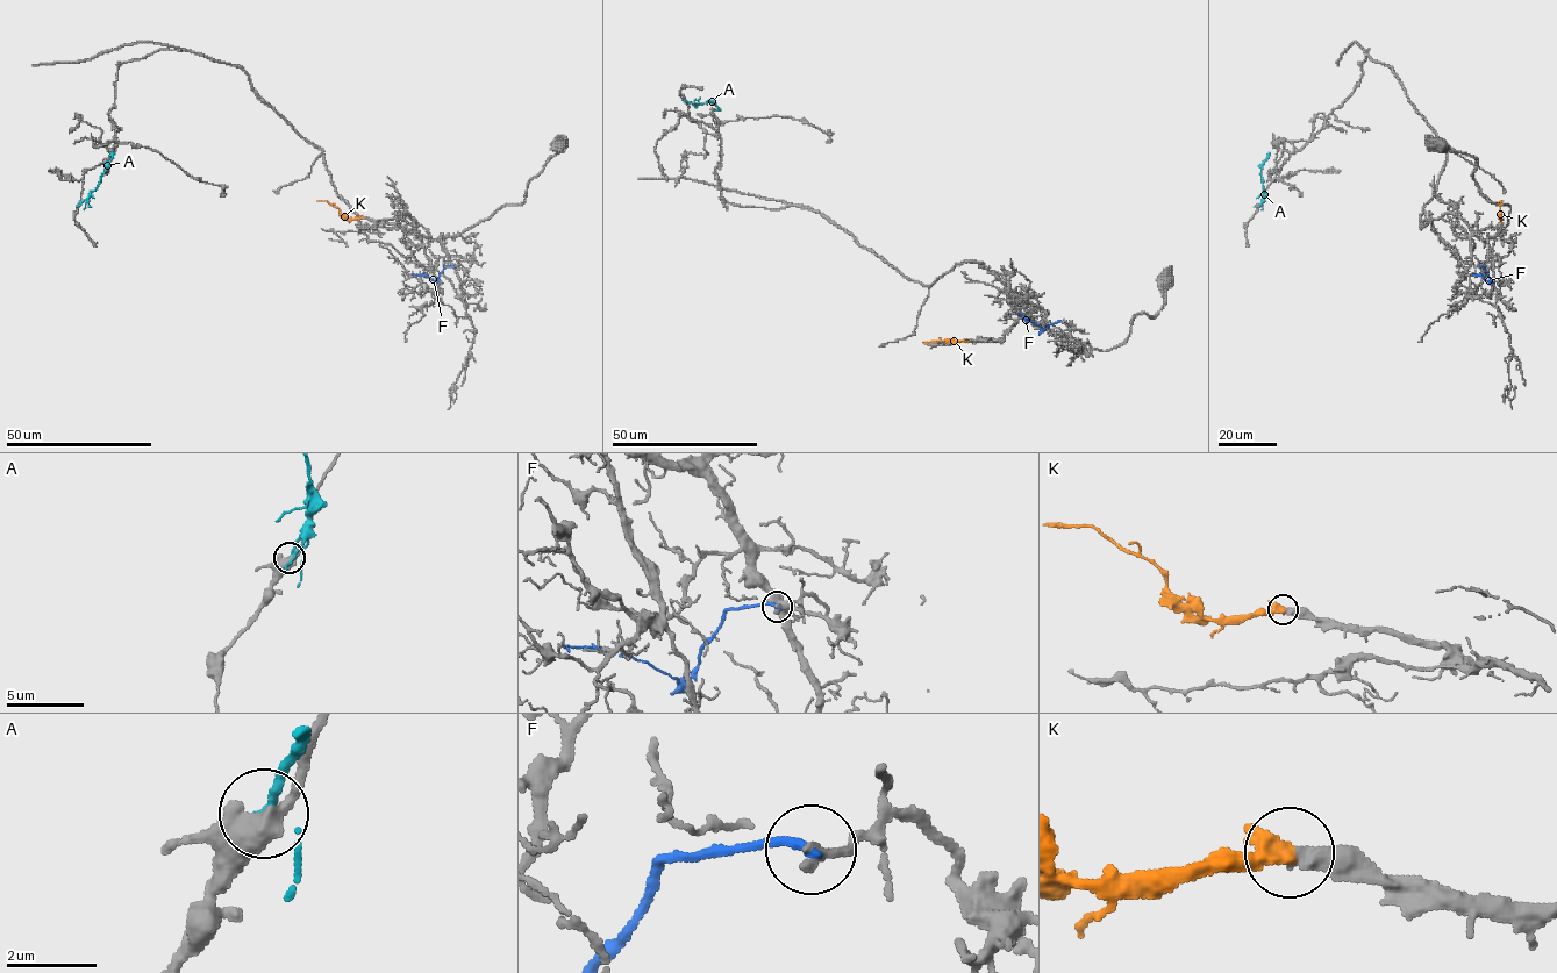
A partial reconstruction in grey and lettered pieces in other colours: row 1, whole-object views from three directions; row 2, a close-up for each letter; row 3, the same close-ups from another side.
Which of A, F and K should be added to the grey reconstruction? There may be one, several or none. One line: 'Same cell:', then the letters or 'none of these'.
Same cell: K

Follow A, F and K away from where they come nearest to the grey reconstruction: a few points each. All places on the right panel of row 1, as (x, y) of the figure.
A: (1259, 205), (1263, 190), (1262, 164), (1270, 152)
F: (1479, 266), (1490, 280), (1472, 273)
K: (1500, 216), (1501, 200)

